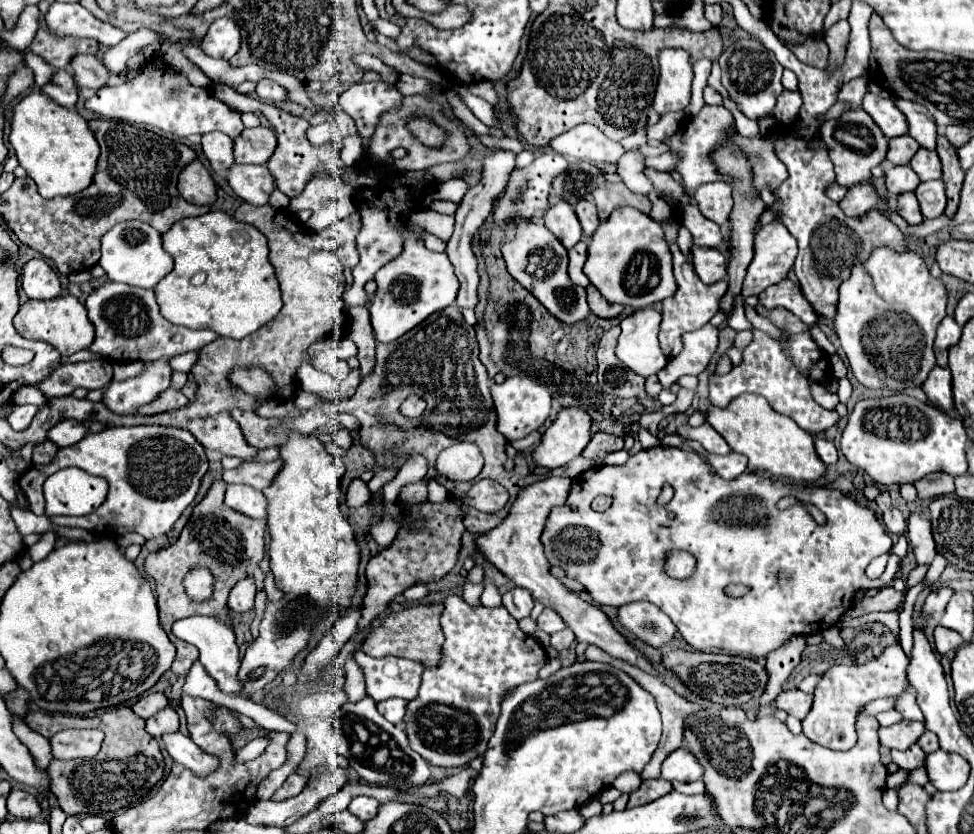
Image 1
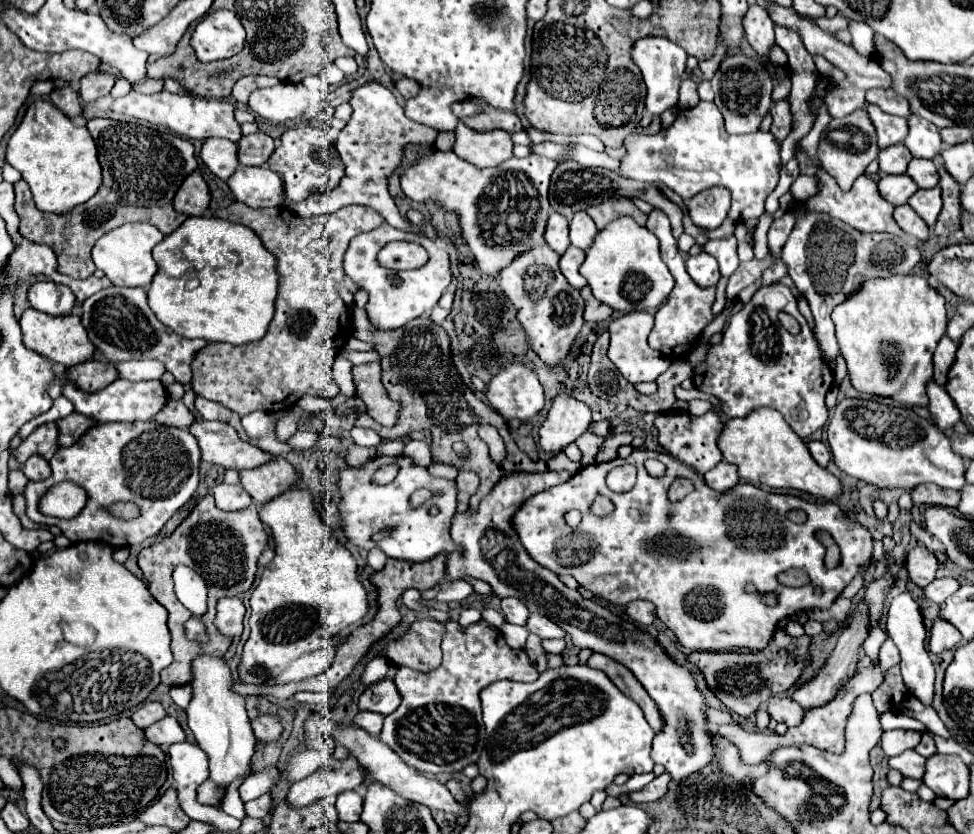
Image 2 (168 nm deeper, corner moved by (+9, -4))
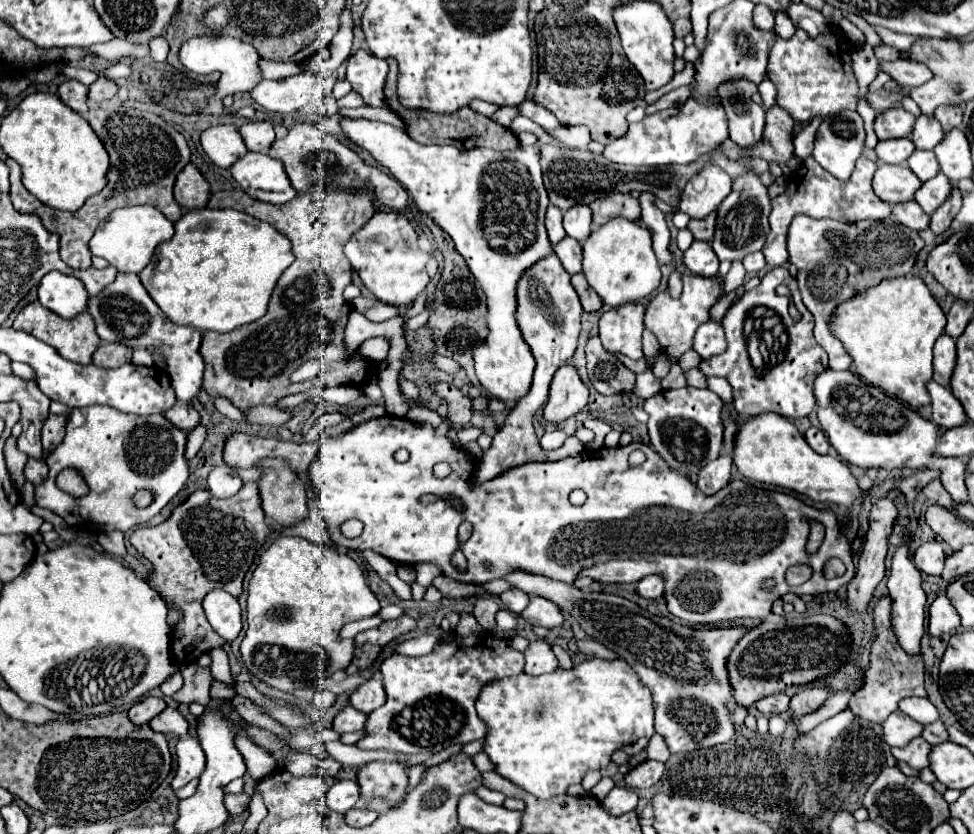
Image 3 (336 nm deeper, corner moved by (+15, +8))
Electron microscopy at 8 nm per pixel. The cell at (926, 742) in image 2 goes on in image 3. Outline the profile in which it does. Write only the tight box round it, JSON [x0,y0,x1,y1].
[922,722,948,746]

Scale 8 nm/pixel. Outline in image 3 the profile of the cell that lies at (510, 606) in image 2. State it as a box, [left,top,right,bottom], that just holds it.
[500,588,530,614]

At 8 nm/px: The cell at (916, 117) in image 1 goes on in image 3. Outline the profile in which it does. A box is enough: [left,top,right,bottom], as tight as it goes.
[912,116,944,150]

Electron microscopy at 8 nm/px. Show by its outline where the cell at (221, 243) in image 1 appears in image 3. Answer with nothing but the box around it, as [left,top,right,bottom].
[140,210,294,332]

